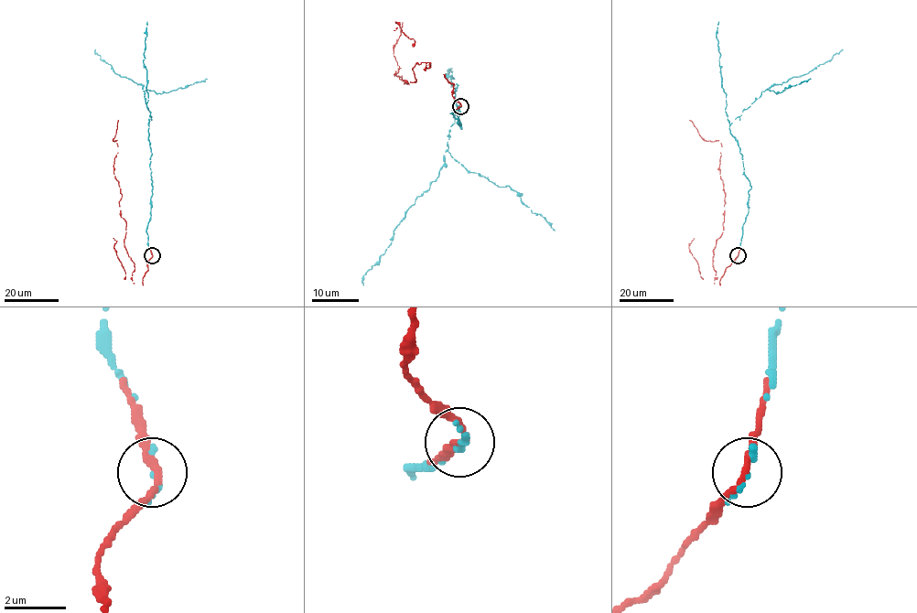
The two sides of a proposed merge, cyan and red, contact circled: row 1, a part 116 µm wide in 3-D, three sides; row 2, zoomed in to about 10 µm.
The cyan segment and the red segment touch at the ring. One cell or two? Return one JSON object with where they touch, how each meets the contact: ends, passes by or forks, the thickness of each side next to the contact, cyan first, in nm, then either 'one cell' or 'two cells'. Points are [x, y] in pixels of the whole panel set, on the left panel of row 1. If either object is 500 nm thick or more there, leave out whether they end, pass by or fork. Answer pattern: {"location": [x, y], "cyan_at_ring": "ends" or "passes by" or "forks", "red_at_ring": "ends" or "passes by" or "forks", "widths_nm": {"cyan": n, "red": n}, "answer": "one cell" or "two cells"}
{"location": [152, 255], "cyan_at_ring": "ends", "red_at_ring": "passes by", "widths_nm": {"cyan": 240, "red": 220}, "answer": "one cell"}

